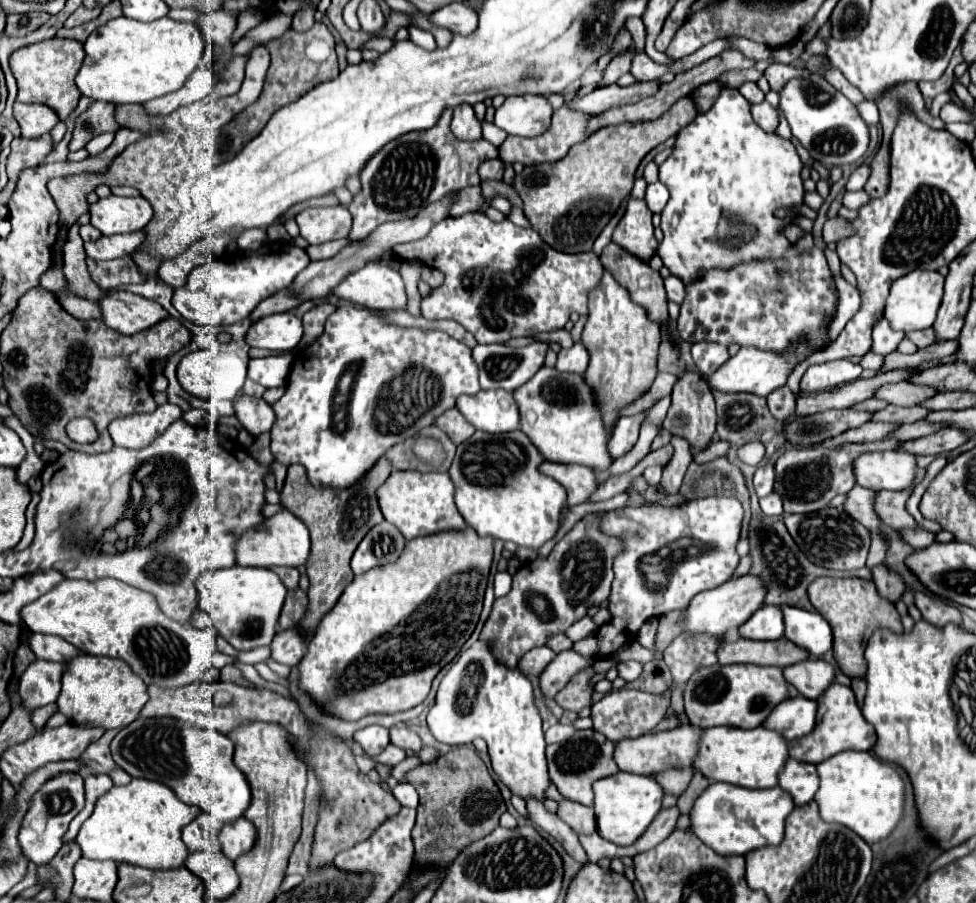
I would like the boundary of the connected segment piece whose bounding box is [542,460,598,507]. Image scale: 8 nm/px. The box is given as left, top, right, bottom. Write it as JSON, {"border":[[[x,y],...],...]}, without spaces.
{"border":[[[544,462],[542,474],[560,482],[567,493],[567,506],[571,507],[588,501],[598,490],[596,472],[586,466],[562,466],[558,462]]]}

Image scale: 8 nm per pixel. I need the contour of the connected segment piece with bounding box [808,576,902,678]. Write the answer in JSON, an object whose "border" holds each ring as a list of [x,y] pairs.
{"border":[[[816,578],[808,586],[808,598],[812,606],[828,620],[834,632],[834,658],[840,664],[842,672],[850,678],[866,674],[866,660],[864,660],[864,642],[876,628],[890,628],[896,634],[902,632],[900,614],[896,612],[894,604],[882,598],[872,580],[866,578]]]}

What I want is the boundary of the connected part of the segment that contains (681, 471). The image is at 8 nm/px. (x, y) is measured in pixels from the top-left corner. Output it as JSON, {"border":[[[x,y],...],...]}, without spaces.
{"border":[[[672,438],[670,444],[674,446],[674,454],[672,454],[670,462],[664,466],[664,474],[662,474],[660,484],[664,486],[666,492],[678,494],[678,488],[682,484],[686,468],[692,462],[692,448],[684,438]]]}

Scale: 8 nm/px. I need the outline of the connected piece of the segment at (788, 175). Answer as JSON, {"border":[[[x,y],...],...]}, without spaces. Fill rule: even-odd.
{"border":[[[724,88],[712,108],[706,114],[698,114],[676,138],[676,146],[672,154],[660,164],[660,180],[670,190],[670,200],[666,208],[662,210],[662,232],[664,240],[658,248],[658,254],[664,262],[664,266],[682,278],[684,284],[690,284],[696,280],[700,270],[710,268],[726,268],[736,266],[738,262],[746,262],[750,258],[768,258],[784,254],[790,242],[780,232],[782,226],[790,222],[796,214],[790,214],[786,220],[774,218],[776,208],[788,208],[802,202],[804,188],[802,188],[802,160],[790,140],[784,140],[776,134],[768,134],[762,128],[756,126],[750,114],[750,102],[732,88]],[[724,214],[736,216],[744,230],[750,234],[746,238],[738,238],[736,244],[730,244],[726,240],[716,238],[718,222]]]}

